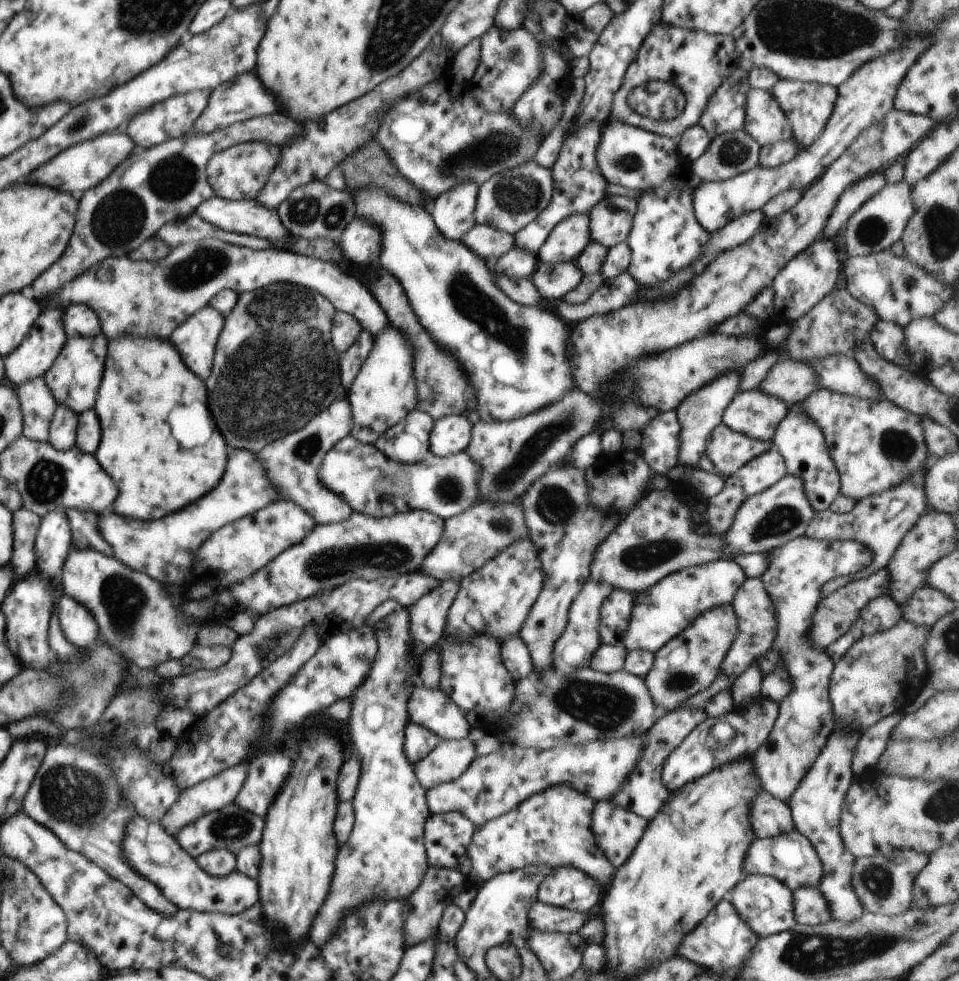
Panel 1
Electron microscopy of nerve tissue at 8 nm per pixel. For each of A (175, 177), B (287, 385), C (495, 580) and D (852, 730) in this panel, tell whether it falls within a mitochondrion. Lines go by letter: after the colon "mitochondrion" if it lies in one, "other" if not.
A: mitochondrion
B: mitochondrion
C: other
D: other

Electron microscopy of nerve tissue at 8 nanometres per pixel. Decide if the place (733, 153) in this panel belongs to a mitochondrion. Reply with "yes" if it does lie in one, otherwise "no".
yes

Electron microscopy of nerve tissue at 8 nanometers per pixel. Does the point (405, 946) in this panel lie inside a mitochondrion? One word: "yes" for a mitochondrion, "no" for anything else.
no

